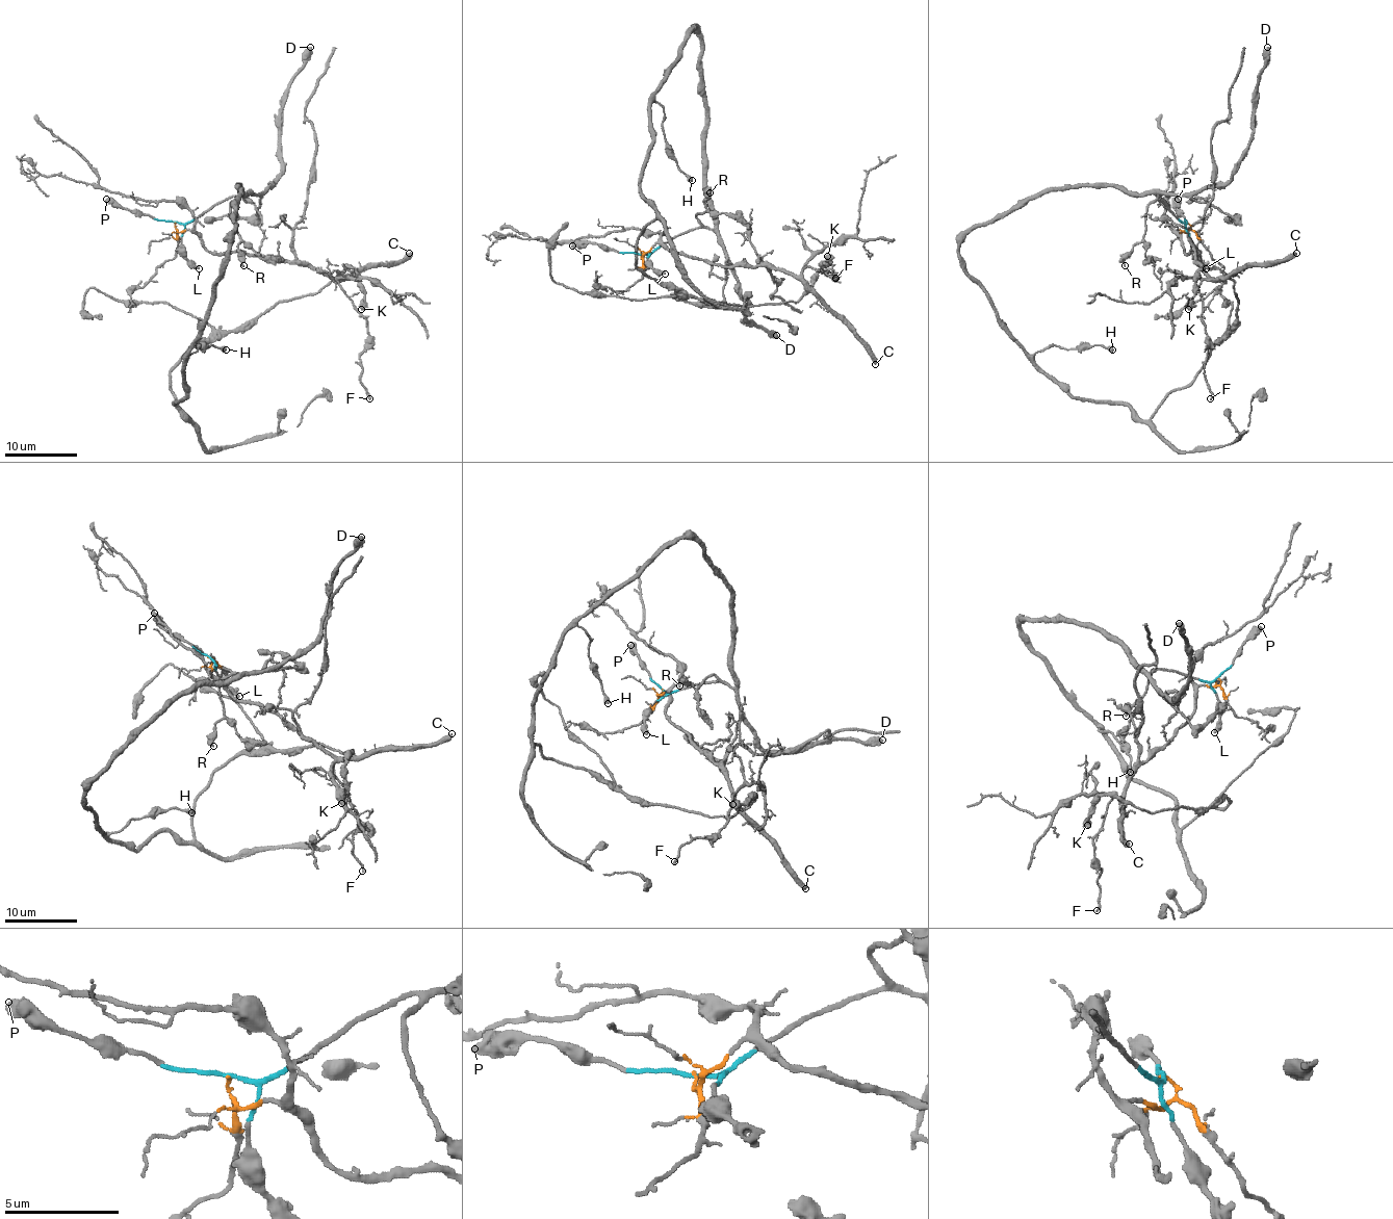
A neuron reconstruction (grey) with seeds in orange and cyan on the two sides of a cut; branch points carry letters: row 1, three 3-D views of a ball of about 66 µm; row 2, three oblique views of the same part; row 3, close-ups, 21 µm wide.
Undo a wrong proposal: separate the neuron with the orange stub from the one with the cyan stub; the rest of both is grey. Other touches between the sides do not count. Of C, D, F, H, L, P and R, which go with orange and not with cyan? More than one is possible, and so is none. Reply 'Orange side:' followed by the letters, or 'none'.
Orange side: C, F

